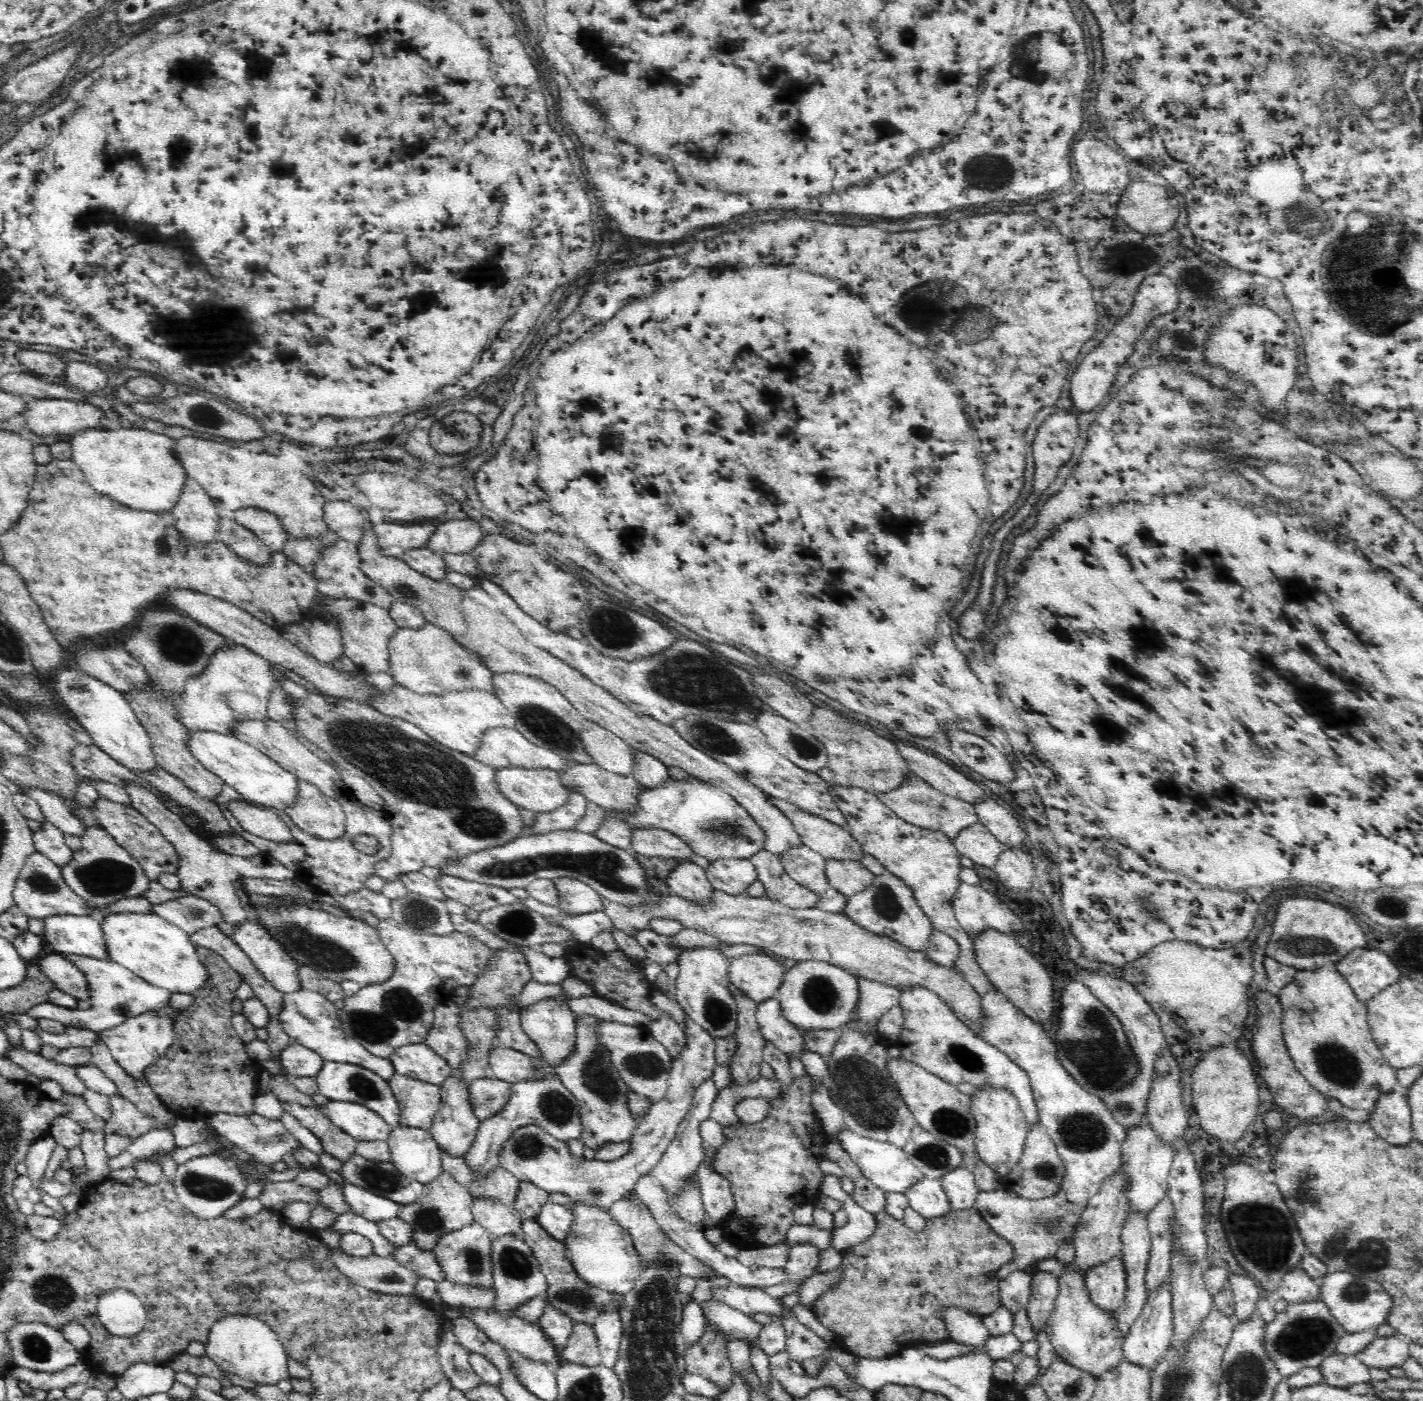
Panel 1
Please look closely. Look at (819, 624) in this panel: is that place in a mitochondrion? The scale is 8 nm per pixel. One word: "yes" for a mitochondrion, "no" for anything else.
no

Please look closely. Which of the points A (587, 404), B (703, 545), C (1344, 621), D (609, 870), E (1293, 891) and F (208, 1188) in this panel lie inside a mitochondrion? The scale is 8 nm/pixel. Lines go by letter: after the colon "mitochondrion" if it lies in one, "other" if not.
A: other
B: other
C: other
D: mitochondrion
E: other
F: mitochondrion

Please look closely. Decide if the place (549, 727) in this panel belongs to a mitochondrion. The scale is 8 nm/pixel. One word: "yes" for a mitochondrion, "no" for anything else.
yes

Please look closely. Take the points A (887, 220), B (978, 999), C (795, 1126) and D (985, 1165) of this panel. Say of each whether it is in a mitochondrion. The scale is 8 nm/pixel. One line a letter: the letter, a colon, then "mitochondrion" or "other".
A: other
B: other
C: other
D: other

